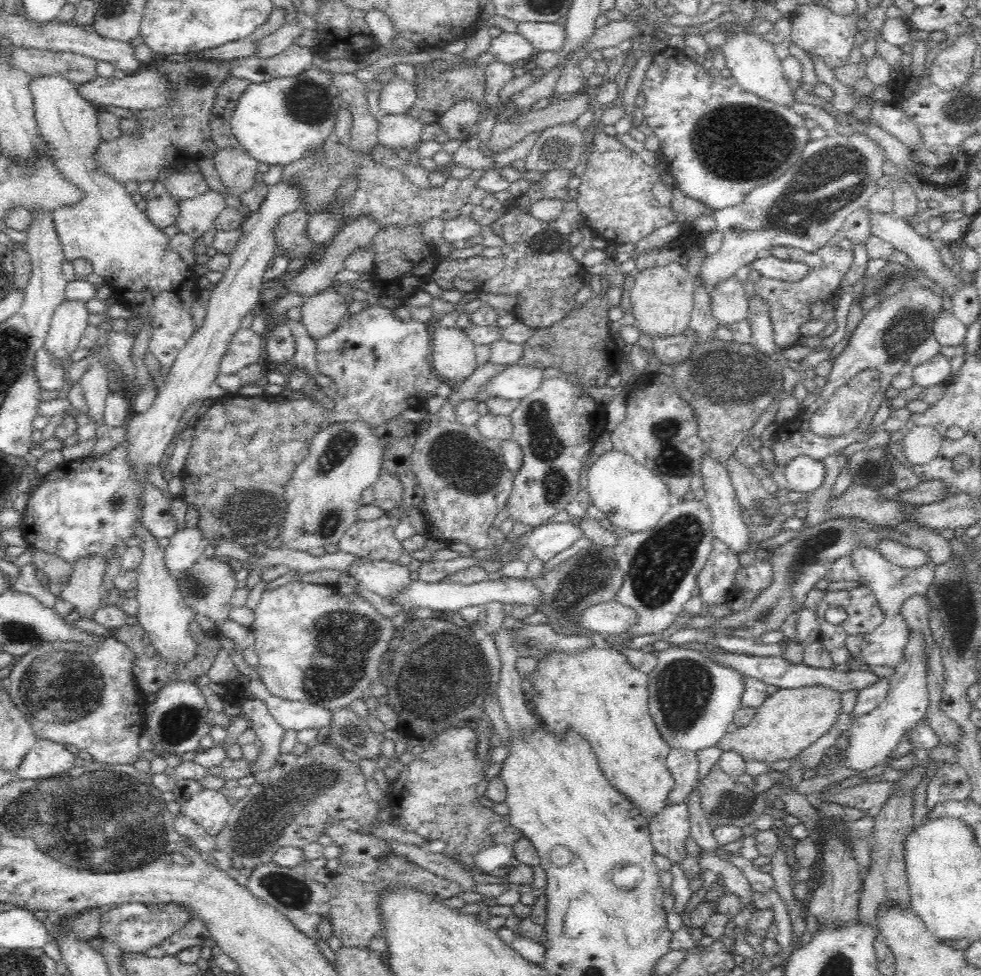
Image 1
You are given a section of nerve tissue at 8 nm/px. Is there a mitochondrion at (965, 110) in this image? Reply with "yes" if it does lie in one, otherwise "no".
yes

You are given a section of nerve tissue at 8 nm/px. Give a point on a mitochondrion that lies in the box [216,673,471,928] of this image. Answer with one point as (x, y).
(291, 891)

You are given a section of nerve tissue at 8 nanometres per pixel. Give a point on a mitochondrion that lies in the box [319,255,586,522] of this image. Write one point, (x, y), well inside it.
(477, 469)

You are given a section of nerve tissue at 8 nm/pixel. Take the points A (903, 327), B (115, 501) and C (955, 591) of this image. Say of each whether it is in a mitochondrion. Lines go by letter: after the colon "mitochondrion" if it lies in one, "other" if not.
A: mitochondrion
B: mitochondrion
C: mitochondrion

